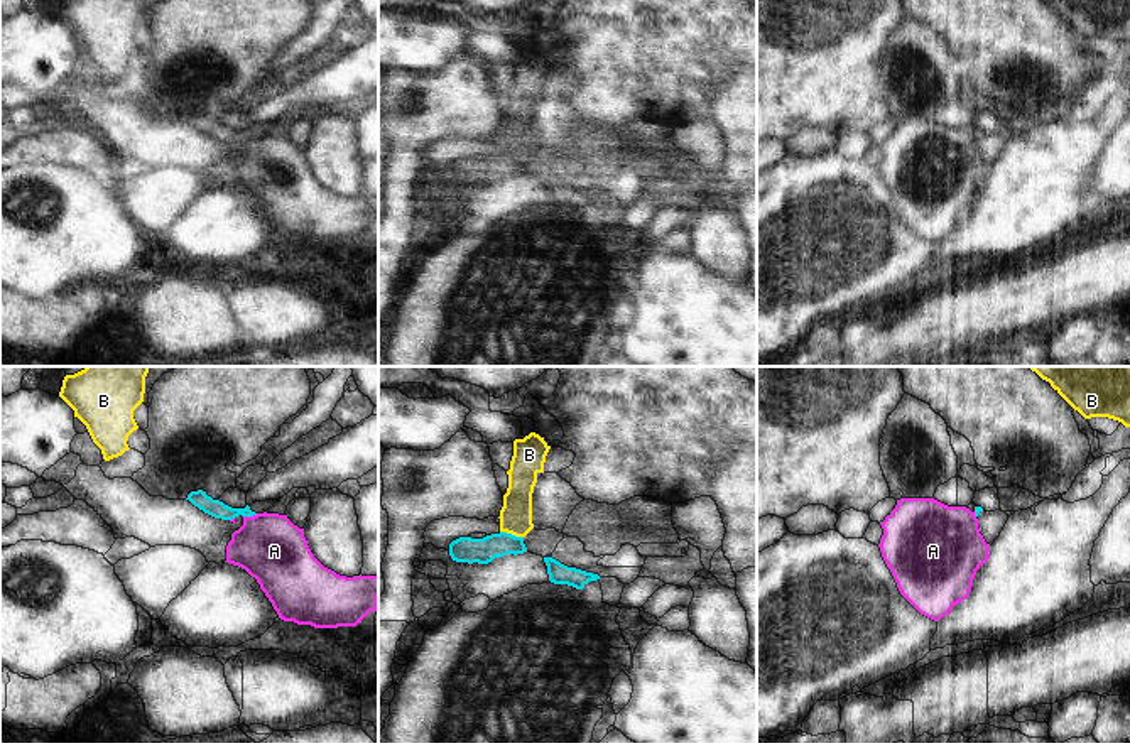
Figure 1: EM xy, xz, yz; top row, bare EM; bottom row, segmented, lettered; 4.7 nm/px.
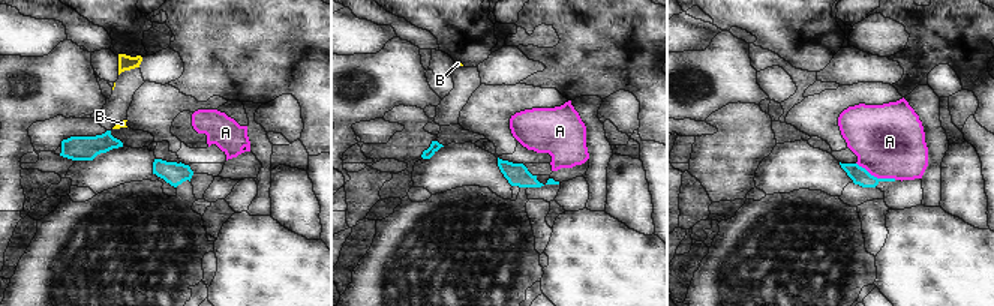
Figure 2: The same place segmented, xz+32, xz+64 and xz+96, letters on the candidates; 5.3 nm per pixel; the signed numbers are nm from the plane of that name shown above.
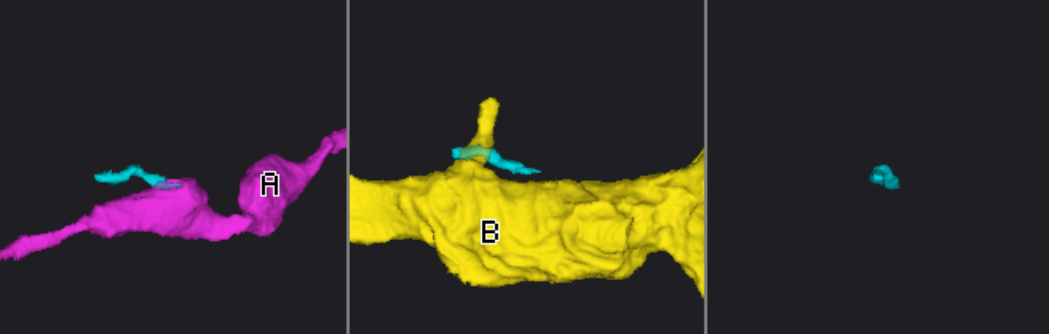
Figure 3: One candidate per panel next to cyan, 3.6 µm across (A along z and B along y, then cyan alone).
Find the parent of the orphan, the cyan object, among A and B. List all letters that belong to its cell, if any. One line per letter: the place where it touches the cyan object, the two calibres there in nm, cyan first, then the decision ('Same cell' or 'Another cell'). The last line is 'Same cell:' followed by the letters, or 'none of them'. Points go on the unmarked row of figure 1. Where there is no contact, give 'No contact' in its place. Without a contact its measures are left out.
A: Touches cyan at xy (249, 137). Thickness 90 nm (cyan) against 320 nm. Another cell
B: Touches cyan at xz (510, 156). Thickness 130 nm (cyan) against 160 nm. Another cell
Same cell: none of them

